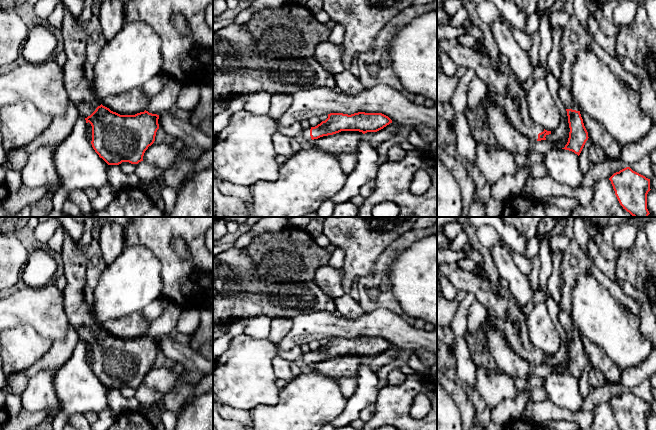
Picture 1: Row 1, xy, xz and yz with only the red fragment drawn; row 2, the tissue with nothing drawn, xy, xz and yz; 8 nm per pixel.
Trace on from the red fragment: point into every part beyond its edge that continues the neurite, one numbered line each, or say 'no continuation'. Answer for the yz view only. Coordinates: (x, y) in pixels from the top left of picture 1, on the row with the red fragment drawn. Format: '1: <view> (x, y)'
1: yz (565, 92)
2: yz (510, 96)

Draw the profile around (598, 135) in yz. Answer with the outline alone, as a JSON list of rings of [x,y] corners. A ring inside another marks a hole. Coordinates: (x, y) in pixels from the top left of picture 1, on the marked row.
[[[580,108],[580,114],[591,142],[602,148],[610,160],[618,160],[622,147],[609,135],[606,129]]]

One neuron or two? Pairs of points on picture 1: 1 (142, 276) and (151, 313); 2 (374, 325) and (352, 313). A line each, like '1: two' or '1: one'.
1: two
2: two

